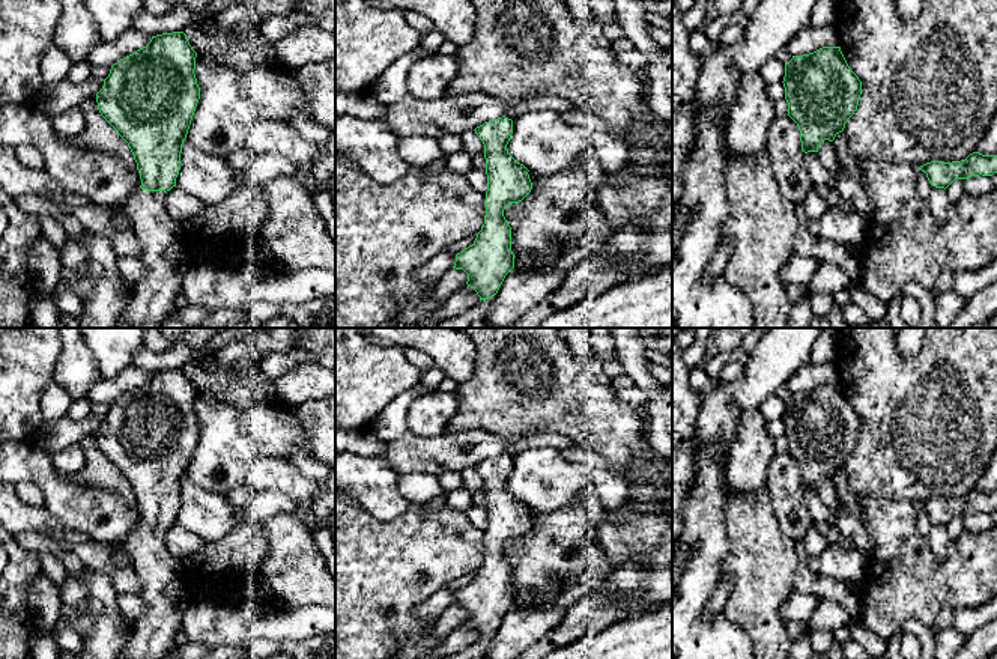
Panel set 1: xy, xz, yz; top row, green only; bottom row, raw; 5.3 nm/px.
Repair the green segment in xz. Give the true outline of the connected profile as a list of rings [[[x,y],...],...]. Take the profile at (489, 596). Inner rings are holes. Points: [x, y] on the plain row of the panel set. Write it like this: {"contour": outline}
{"contour": [[[502,453],[477,463],[475,471],[484,481],[487,528],[486,552],[472,582],[456,591],[456,606],[468,611],[466,621],[481,636],[495,633],[514,605],[511,564],[504,546],[522,539],[532,527],[528,506],[517,500],[507,486],[513,471],[513,457]]]}

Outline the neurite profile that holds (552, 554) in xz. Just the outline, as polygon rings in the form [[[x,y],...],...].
[[[582,504],[537,512],[531,530],[504,546],[511,564],[514,605],[555,605],[552,596],[586,570],[591,545],[588,513]]]

